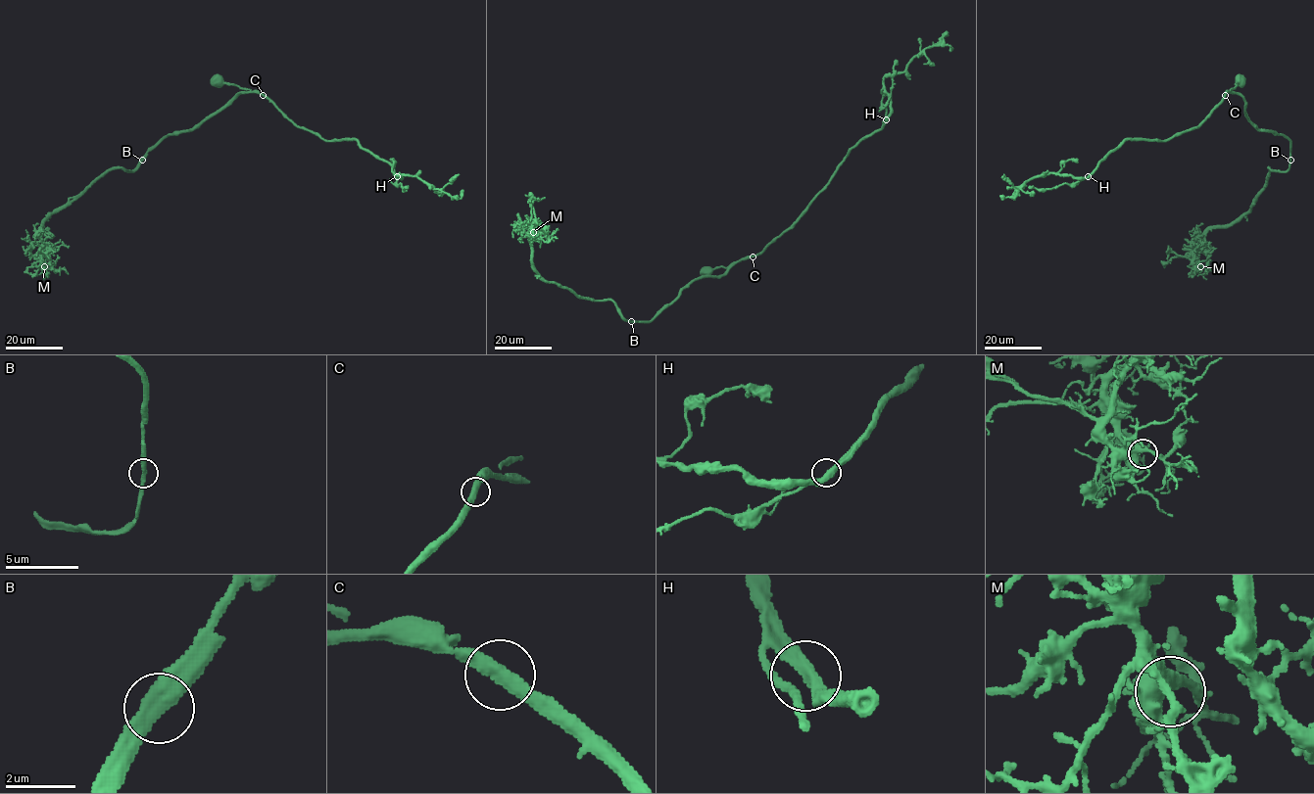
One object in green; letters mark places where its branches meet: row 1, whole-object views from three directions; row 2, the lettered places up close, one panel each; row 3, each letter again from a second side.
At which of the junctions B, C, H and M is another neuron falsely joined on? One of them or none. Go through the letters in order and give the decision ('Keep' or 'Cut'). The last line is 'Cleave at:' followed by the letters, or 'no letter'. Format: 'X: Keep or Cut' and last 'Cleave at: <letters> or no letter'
B: Keep
C: Keep
H: Keep
M: Keep
Cleave at: no letter

